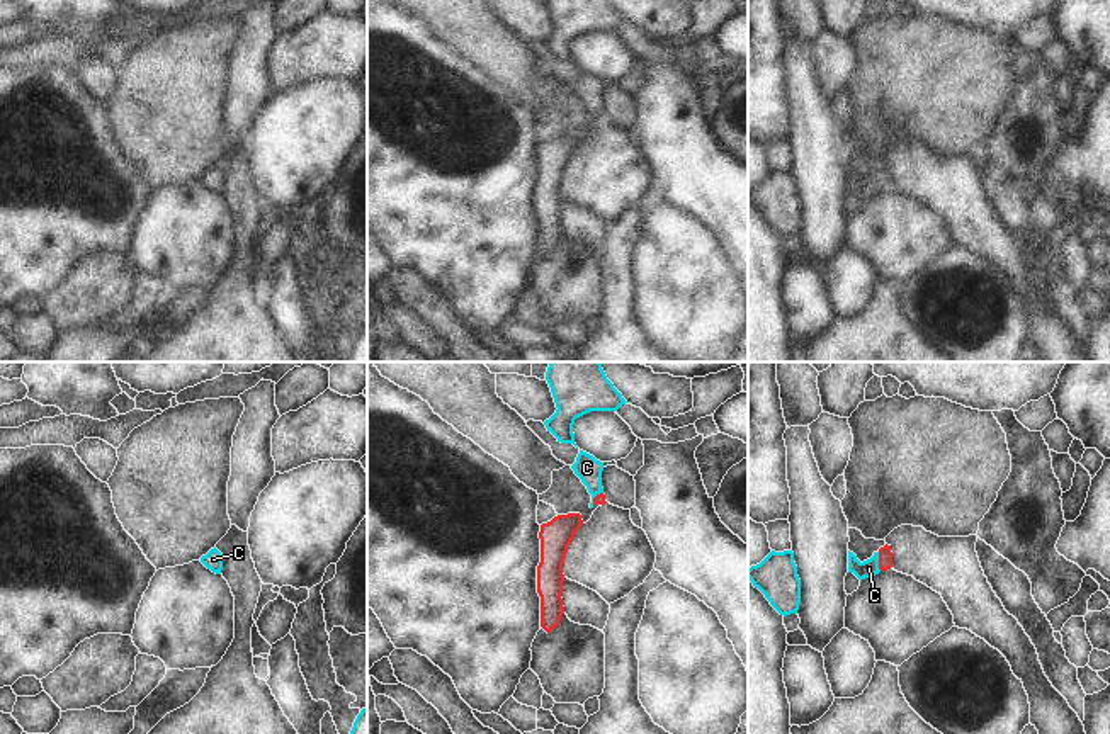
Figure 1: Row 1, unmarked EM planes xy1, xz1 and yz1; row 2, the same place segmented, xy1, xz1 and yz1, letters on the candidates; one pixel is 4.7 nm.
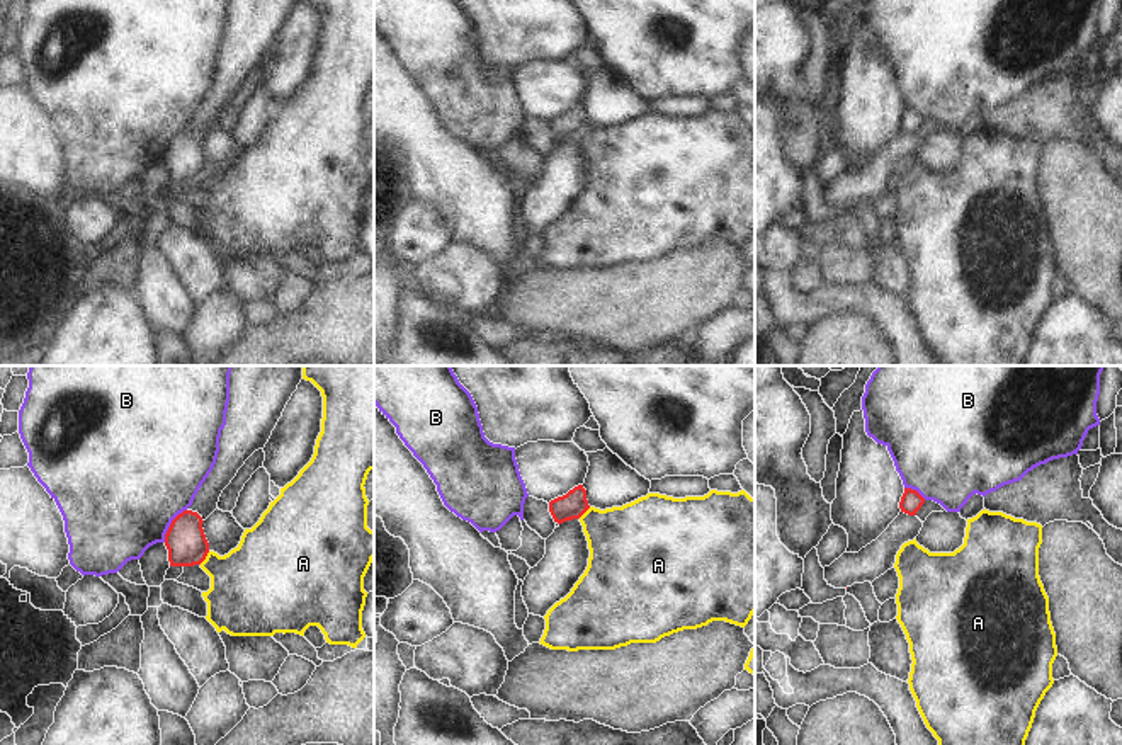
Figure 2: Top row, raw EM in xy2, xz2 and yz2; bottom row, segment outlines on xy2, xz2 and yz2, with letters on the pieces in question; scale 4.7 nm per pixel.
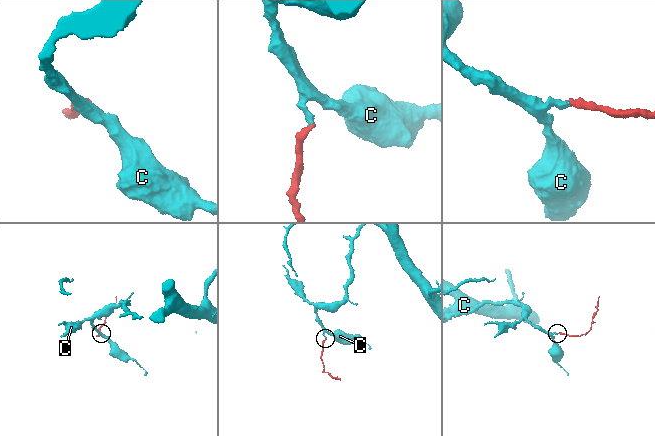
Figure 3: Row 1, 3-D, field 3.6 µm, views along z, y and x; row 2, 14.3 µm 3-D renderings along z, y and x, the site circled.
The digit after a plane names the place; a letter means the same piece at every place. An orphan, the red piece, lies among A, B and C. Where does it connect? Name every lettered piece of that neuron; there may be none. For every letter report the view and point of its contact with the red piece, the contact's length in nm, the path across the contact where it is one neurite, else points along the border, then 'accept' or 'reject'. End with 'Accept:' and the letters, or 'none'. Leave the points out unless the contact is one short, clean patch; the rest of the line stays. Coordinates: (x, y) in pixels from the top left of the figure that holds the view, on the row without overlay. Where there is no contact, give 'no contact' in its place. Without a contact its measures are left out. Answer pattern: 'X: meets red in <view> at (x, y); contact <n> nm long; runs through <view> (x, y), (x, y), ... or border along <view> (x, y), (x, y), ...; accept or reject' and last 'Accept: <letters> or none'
A: meets red in xy2 at (204, 177); contact 80 nm long; border along xy2 (209, 170), (199, 182); reject
B: meets red in xy2 at (170, 143); contact 190 nm long; reject
C: meets red in yz1 at (879, 180); contact 90 nm long; runs through yz1 (884, 172), (879, 180), (869, 187); accept
Accept: C

